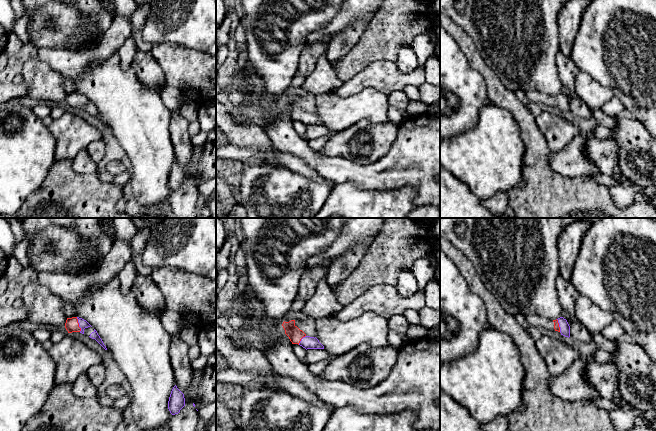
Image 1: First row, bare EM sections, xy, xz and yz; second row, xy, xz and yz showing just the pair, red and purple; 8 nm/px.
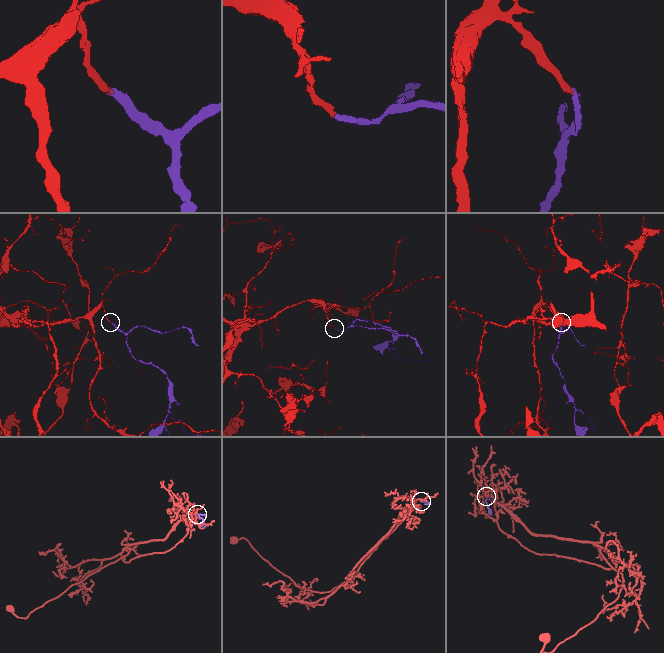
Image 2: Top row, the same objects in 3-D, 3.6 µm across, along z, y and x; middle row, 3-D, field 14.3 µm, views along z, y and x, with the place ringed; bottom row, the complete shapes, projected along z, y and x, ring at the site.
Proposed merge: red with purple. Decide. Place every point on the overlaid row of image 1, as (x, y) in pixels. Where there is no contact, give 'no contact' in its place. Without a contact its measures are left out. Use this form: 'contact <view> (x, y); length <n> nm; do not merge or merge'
contact xy (78, 324); length 120 nm; merge

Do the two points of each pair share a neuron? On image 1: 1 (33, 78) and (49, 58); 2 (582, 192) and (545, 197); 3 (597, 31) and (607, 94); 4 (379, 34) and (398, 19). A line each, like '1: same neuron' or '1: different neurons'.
1: different neurons
2: same neuron
3: different neurons
4: same neuron

